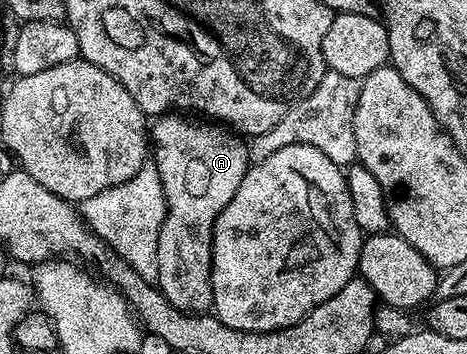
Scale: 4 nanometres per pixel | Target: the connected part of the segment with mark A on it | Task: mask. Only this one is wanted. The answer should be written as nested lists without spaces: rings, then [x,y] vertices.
[[[172,111],[166,115],[160,115],[154,118],[153,124],[149,129],[149,137],[153,142],[153,164],[156,171],[159,172],[159,178],[161,179],[161,187],[165,191],[165,203],[167,204],[167,214],[165,215],[165,219],[163,220],[163,226],[161,227],[161,231],[159,232],[159,242],[157,243],[157,251],[155,254],[157,255],[157,267],[159,268],[159,283],[158,289],[163,292],[165,295],[165,299],[169,299],[169,303],[173,303],[173,307],[177,307],[177,311],[181,311],[182,313],[189,313],[192,315],[203,315],[208,312],[214,306],[215,300],[213,299],[213,287],[211,286],[211,248],[213,247],[213,231],[215,230],[215,224],[217,223],[217,219],[221,215],[221,211],[225,211],[225,207],[229,203],[229,199],[233,199],[233,195],[237,195],[237,187],[241,187],[241,179],[245,179],[245,175],[247,174],[247,170],[249,168],[249,149],[245,144],[244,138],[242,136],[236,135],[230,128],[224,127],[219,123],[208,123],[206,120],[198,119],[199,121],[194,121],[193,118],[187,117],[191,115],[180,115],[178,112]]]

